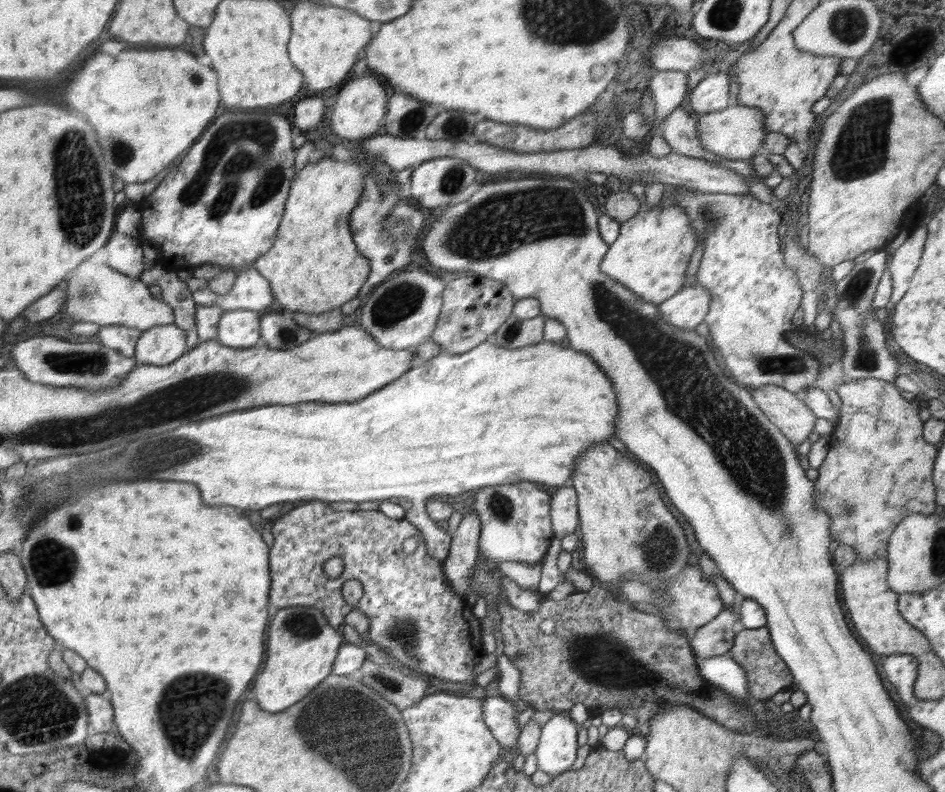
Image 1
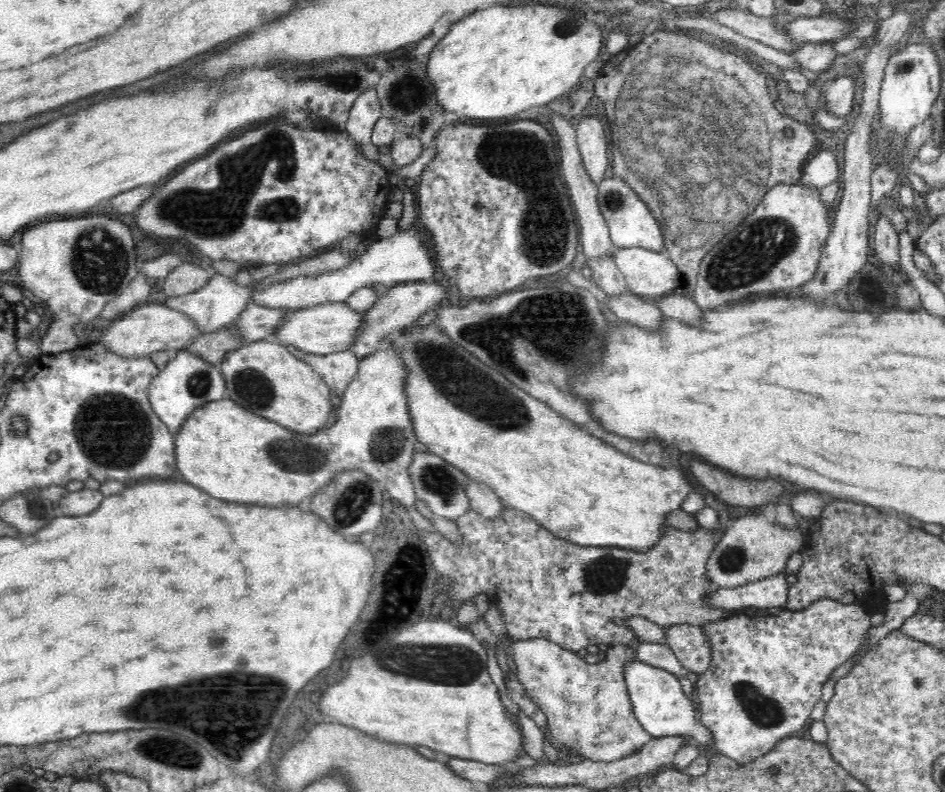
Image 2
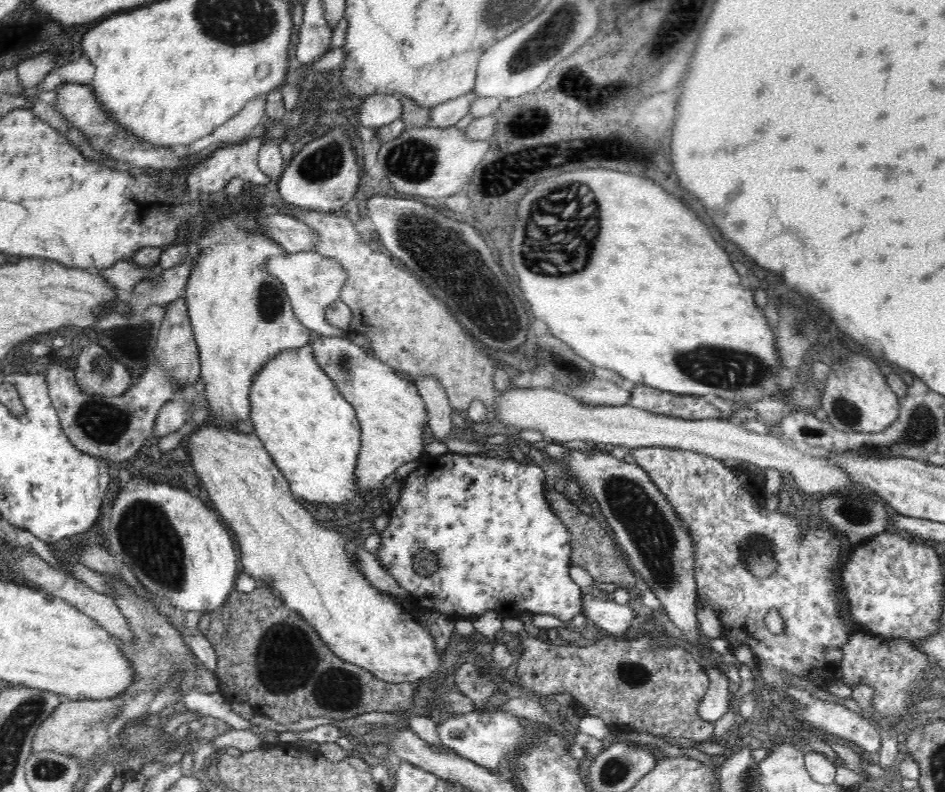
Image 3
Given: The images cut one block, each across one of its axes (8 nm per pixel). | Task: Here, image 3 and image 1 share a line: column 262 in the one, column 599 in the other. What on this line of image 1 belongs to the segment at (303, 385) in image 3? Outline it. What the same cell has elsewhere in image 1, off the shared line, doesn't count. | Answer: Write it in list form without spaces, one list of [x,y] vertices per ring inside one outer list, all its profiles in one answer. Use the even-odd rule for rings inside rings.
[[[492,338],[481,342],[476,348],[463,354],[447,354],[443,351],[434,356],[424,364],[415,364],[408,372],[399,376],[389,385],[375,390],[358,402],[348,402],[348,404],[322,404],[322,402],[304,402],[304,404],[292,404],[288,406],[266,405],[258,408],[235,410],[222,414],[204,418],[203,420],[180,426],[172,432],[158,434],[154,438],[144,440],[144,442],[132,442],[126,446],[126,452],[120,454],[118,458],[112,458],[106,466],[102,464],[92,464],[84,470],[72,472],[72,480],[80,482],[94,482],[98,478],[108,480],[138,480],[138,478],[158,478],[158,480],[180,480],[180,482],[194,482],[200,488],[202,500],[210,506],[234,506],[242,510],[260,510],[272,504],[282,504],[284,502],[296,502],[298,500],[314,500],[325,503],[328,502],[370,502],[410,499],[410,510],[405,514],[405,519],[413,524],[421,532],[424,539],[427,553],[432,558],[443,561],[449,553],[451,537],[446,530],[436,525],[426,512],[425,504],[427,501],[446,496],[458,496],[468,490],[476,490],[482,486],[492,486],[498,484],[512,484],[513,482],[534,482],[548,484],[550,486],[562,487],[575,469],[575,462],[582,454],[582,450],[588,450],[596,443],[608,443],[614,437],[615,416],[619,413],[617,396],[614,392],[611,380],[598,368],[598,364],[571,347],[564,348],[560,343],[542,341],[532,346],[525,346],[515,350],[508,350],[501,346],[496,346]]]

